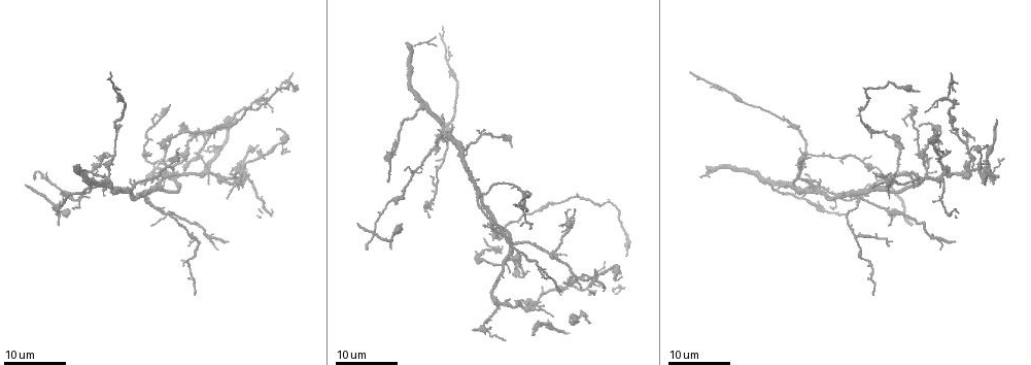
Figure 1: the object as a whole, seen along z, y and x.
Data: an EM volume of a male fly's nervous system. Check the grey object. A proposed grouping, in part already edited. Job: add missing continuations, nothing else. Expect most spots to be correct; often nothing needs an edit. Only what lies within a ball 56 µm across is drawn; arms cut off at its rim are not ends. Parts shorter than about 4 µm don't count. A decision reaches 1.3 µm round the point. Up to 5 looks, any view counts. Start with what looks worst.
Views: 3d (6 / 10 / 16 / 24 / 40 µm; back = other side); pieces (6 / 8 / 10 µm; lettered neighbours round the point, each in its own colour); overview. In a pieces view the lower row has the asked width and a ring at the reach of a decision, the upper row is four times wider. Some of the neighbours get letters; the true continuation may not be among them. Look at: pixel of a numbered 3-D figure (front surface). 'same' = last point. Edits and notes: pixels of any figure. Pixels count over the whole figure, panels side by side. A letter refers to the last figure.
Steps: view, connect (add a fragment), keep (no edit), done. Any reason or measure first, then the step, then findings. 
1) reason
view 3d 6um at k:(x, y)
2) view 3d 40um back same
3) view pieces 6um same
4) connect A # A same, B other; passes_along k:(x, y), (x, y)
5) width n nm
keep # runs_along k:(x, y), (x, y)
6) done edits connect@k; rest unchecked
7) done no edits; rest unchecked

an open end
view 3d 24um at 1:(70, 213)

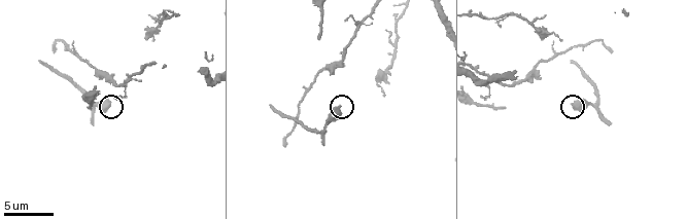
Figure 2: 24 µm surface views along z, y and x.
see the neighbours
view pieces 6um at 2:(340, 107)

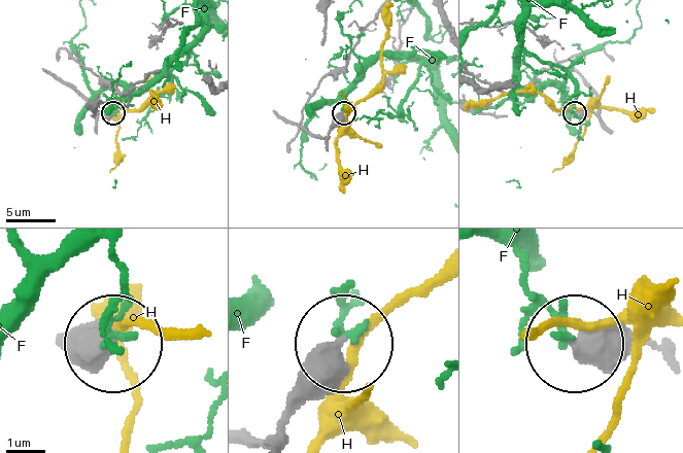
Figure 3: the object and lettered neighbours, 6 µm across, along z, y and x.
keep # F other, H other; none of them fits

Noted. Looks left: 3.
view 3d 16um at 1:(532, 227)

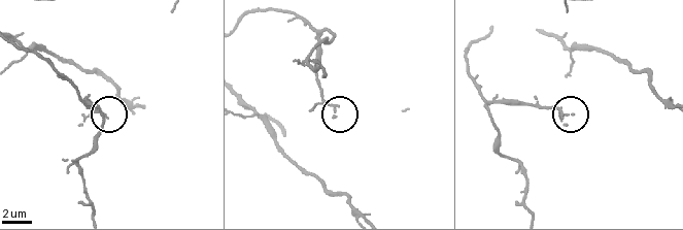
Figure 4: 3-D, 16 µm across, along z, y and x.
view pieces 10um at 4:(335, 117)

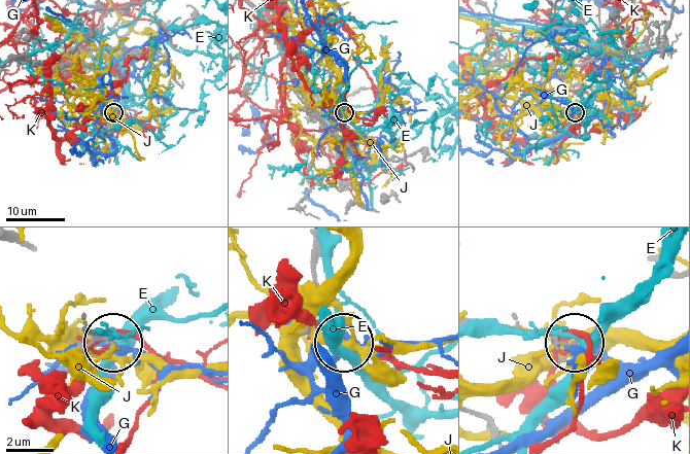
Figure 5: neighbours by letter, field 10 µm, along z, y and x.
width 150 nm
keep # E other, G other, J other, K other; none of them fits

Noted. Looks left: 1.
done no edits; rest unchecked

